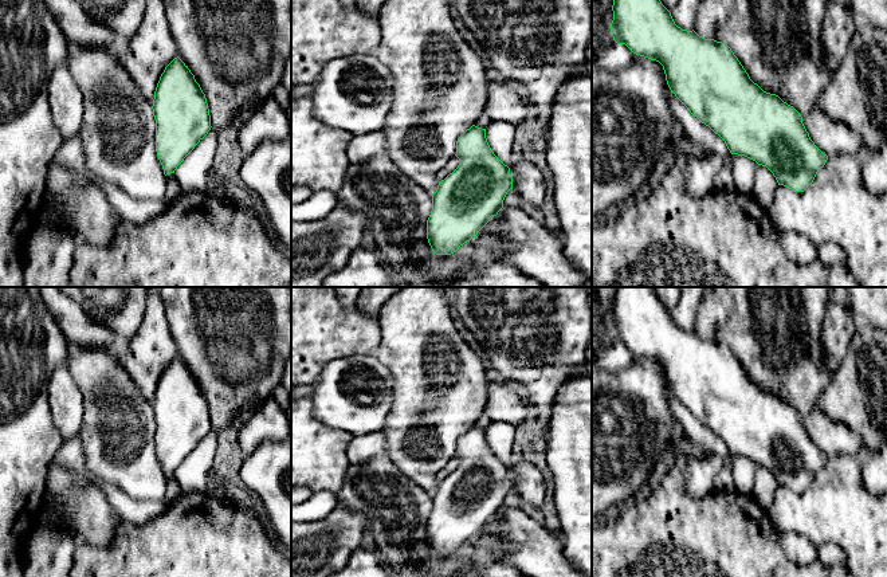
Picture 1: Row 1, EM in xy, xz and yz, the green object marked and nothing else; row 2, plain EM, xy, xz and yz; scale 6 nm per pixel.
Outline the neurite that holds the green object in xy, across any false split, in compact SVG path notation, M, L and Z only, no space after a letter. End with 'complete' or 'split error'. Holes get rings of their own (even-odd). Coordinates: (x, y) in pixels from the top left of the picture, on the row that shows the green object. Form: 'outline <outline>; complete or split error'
outline M178 56L161 74L152 109L156 152L166 178L164 199L169 207L182 193L174 170L212 127L205 94Z; split error

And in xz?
outline M472 125L456 141L458 168L432 193L432 211L427 220L427 239L436 255L451 255L474 239L503 208L503 200L513 189L510 168L491 150L486 129Z; complete

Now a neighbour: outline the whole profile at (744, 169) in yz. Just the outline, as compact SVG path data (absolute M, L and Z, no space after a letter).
M731 154L731 172L735 189L741 193L753 193L757 162L738 154Z

